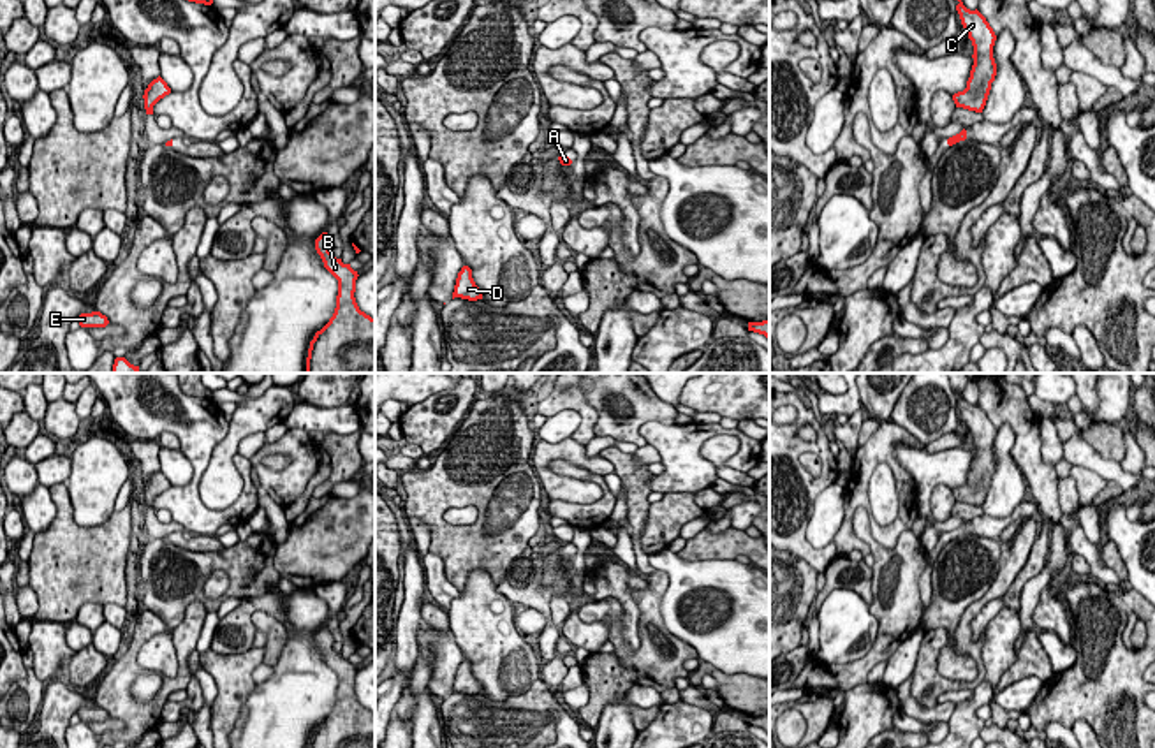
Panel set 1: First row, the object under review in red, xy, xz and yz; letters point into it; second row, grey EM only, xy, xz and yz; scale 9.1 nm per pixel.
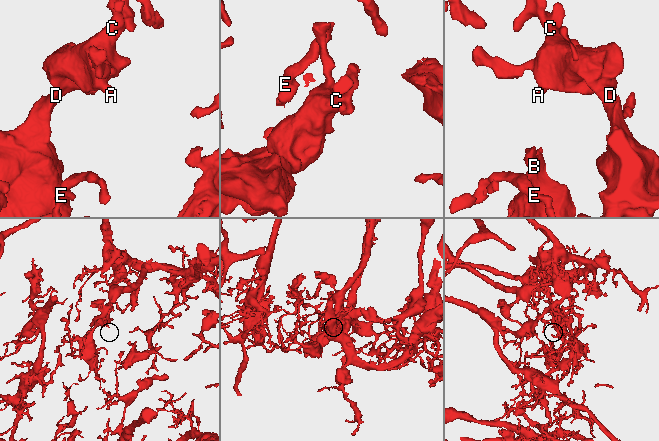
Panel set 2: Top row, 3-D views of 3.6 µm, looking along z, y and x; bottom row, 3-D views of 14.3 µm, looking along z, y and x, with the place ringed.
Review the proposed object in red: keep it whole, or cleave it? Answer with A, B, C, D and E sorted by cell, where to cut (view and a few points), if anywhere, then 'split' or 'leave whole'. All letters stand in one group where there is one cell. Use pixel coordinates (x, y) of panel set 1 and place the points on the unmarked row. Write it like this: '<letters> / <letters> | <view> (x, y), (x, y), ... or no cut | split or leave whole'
A B C D E | no cut | leave whole

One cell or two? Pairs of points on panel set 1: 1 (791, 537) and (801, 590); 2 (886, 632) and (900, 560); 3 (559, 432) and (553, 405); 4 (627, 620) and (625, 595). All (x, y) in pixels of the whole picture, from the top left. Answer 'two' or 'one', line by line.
1: two
2: one
3: two
4: one

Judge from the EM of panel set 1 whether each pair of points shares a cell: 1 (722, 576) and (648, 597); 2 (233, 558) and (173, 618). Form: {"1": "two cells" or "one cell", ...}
{"1": "two cells", "2": "one cell"}

